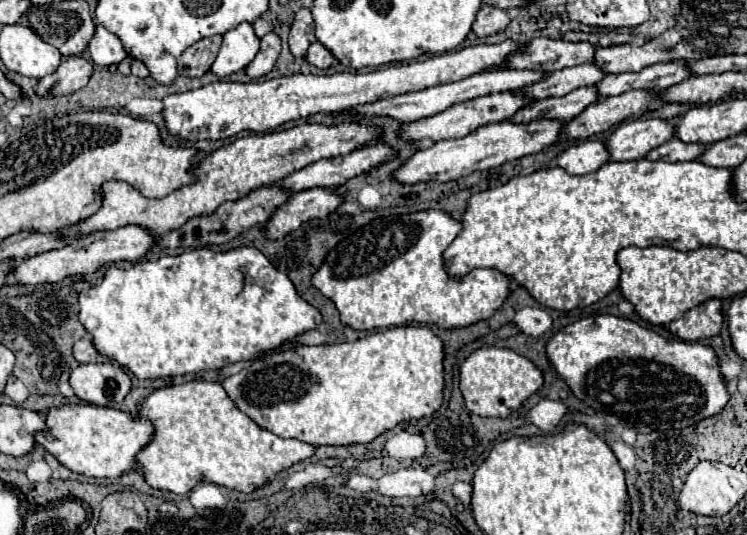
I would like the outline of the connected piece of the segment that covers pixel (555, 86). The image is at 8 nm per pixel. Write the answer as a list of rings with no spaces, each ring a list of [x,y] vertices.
[[[581,64],[581,66],[573,66],[573,68],[563,68],[557,70],[553,74],[549,74],[545,80],[523,88],[519,92],[531,96],[531,98],[549,98],[549,96],[565,96],[581,86],[591,86],[601,82],[605,76],[605,72],[601,72],[601,68],[597,68],[597,64]]]

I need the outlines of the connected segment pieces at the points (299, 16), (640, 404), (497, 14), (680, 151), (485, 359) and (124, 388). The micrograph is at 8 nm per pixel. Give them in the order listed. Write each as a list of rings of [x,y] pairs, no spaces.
[[[301,8],[295,14],[295,20],[291,24],[291,34],[289,34],[289,48],[295,58],[305,56],[307,48],[315,42],[315,32],[313,32],[313,16],[309,8]]]
[[[611,314],[581,318],[555,332],[545,350],[547,360],[567,382],[575,398],[597,412],[617,416],[637,432],[687,428],[719,414],[729,402],[713,348],[679,338],[663,338],[629,318]]]
[[[483,6],[479,12],[477,12],[477,20],[473,24],[473,32],[477,36],[489,36],[489,34],[495,34],[495,32],[501,32],[509,26],[511,18],[507,16],[505,10],[501,8],[493,8],[493,6]]]
[[[677,138],[653,148],[645,158],[647,160],[663,160],[663,162],[689,162],[697,160],[699,154],[705,150],[705,144],[685,144]]]
[[[479,348],[469,354],[459,366],[459,390],[465,400],[465,408],[477,416],[507,418],[515,412],[533,392],[543,384],[543,374],[537,366],[507,348]]]
[[[115,362],[79,364],[69,376],[69,384],[79,400],[97,406],[121,402],[131,390],[129,374]]]

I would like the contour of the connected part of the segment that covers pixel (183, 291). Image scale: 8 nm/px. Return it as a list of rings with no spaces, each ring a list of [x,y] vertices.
[[[243,246],[227,252],[193,248],[167,258],[171,258],[171,266],[169,262],[165,266],[163,260],[141,260],[129,270],[111,266],[99,286],[79,294],[79,320],[93,336],[97,352],[117,360],[141,380],[219,370],[227,364],[249,360],[255,352],[277,348],[317,326],[317,308],[307,304],[295,292],[291,280],[273,268],[257,248]]]

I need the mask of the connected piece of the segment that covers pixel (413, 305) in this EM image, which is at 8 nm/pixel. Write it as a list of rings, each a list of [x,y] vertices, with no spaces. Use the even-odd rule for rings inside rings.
[[[425,210],[415,214],[387,216],[377,218],[371,224],[359,228],[353,236],[341,240],[323,260],[321,268],[313,274],[311,284],[329,298],[341,316],[341,324],[353,330],[375,330],[375,328],[393,328],[405,324],[433,324],[443,330],[465,328],[479,320],[491,318],[495,310],[503,304],[509,290],[509,278],[497,270],[481,268],[467,274],[463,280],[449,278],[443,270],[443,250],[459,234],[461,222],[453,220],[441,210]]]

